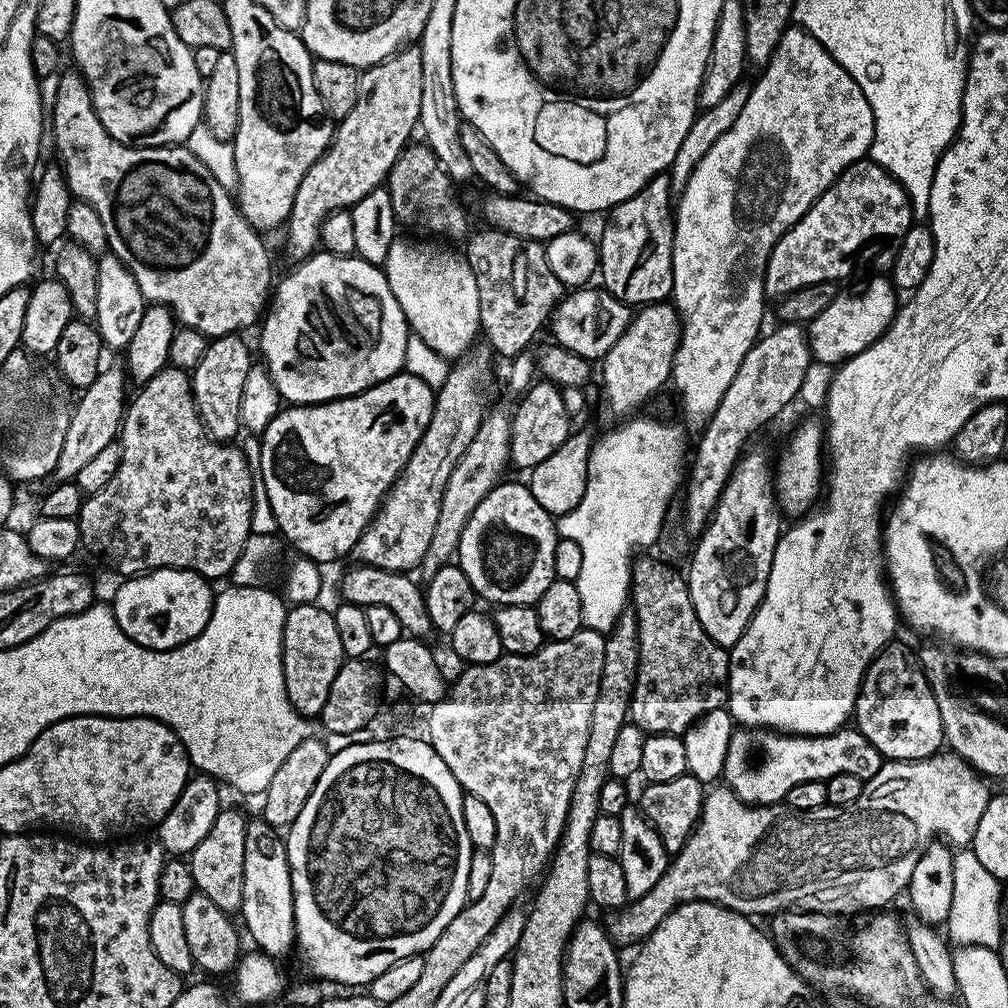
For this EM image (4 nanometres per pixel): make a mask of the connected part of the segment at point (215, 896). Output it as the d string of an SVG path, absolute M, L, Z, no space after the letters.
M221 807L210 834L206 834L206 838L202 838L202 842L198 842L196 849L190 853L196 891L206 894L206 898L210 898L218 910L229 914L239 913L244 897L247 829L248 820L238 809Z

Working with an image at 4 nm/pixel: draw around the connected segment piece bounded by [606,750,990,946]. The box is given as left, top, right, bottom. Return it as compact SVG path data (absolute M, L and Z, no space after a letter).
M951 750L941 751L939 754L934 756L929 756L926 760L889 760L885 762L885 764L878 770L878 774L874 774L874 778L865 783L864 789L862 790L862 794L852 803L850 808L833 808L831 806L825 806L823 808L815 808L814 810L806 810L803 812L802 810L798 810L797 808L789 808L787 803L781 802L778 804L757 804L755 806L751 804L745 804L743 800L740 800L733 793L731 788L727 786L712 786L707 789L704 805L702 806L702 810L700 811L700 820L696 823L695 830L690 834L690 838L684 843L682 846L682 850L678 853L675 853L671 857L670 863L668 865L668 869L666 870L666 874L662 874L662 878L658 878L658 883L654 885L654 890L649 890L648 893L642 894L641 896L635 897L631 902L624 905L623 908L617 908L615 911L611 913L612 916L609 920L606 920L606 931L611 937L613 941L617 945L623 946L623 944L633 944L633 946L639 945L641 942L648 939L648 935L652 933L659 926L659 924L664 921L665 918L669 916L670 913L674 911L680 904L689 904L692 900L705 900L706 902L710 902L711 904L721 904L723 908L729 908L731 912L738 912L741 916L747 916L749 918L757 918L756 916L764 916L767 917L769 914L775 914L777 912L786 912L789 910L799 910L802 912L823 912L825 914L831 913L832 908L840 908L843 904L857 904L860 908L876 908L872 910L880 910L885 906L888 906L888 903L891 902L892 899L895 898L896 895L903 893L905 889L908 887L908 883L910 882L910 878L914 874L914 866L918 866L918 858L922 858L922 854L928 848L928 845L933 843L937 838L943 838L949 845L952 846L968 846L971 845L972 839L974 838L974 830L978 830L978 821L982 819L982 810L986 810L986 806L988 805L988 801L990 799L990 791L988 792L988 788L983 784L985 781L981 779L978 775L975 768L972 765L968 764L962 757L956 755L955 752Z

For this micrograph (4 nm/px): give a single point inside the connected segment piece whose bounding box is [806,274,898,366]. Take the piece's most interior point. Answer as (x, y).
(850, 324)

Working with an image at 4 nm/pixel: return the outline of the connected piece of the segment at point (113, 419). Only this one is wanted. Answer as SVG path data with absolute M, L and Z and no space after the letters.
M105 367L96 375L92 385L79 393L80 401L77 402L76 409L71 409L68 418L66 438L62 442L62 454L58 454L58 464L54 473L57 481L75 481L82 466L97 457L104 447L119 437L126 411L124 380L126 384L126 372L123 367Z

